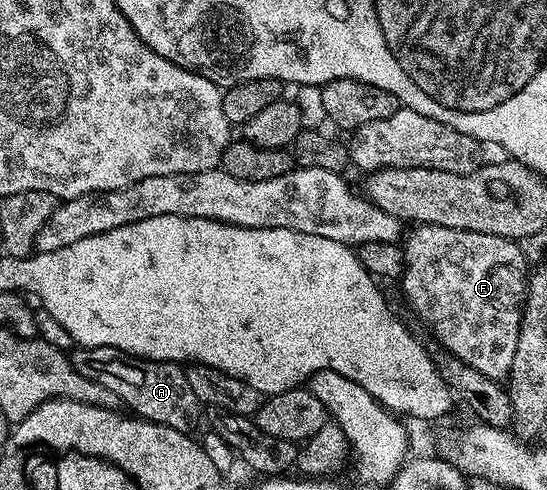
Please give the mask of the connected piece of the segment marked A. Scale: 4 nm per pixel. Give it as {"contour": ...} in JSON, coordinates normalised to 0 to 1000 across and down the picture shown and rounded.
{"contour":[[[139,708],[130,714],[128,727],[132,753],[157,765],[157,773],[172,773],[172,782],[186,782],[186,790],[208,798],[208,806],[216,806],[229,829],[236,827],[232,833],[247,849],[303,871],[318,871],[342,886],[349,886],[351,873],[364,863],[369,829],[362,806],[355,806],[355,796],[347,792],[347,782],[340,776],[335,743],[320,737],[269,737],[263,729],[243,729],[239,720],[227,720],[208,708]]]}

